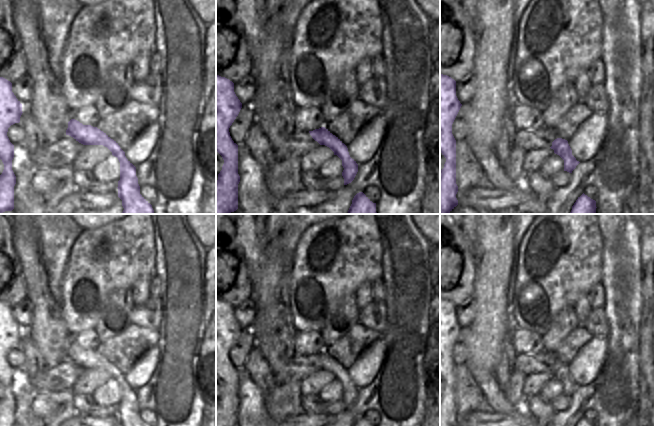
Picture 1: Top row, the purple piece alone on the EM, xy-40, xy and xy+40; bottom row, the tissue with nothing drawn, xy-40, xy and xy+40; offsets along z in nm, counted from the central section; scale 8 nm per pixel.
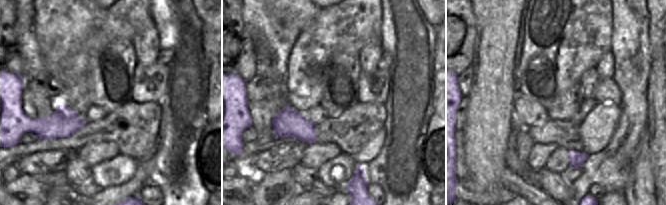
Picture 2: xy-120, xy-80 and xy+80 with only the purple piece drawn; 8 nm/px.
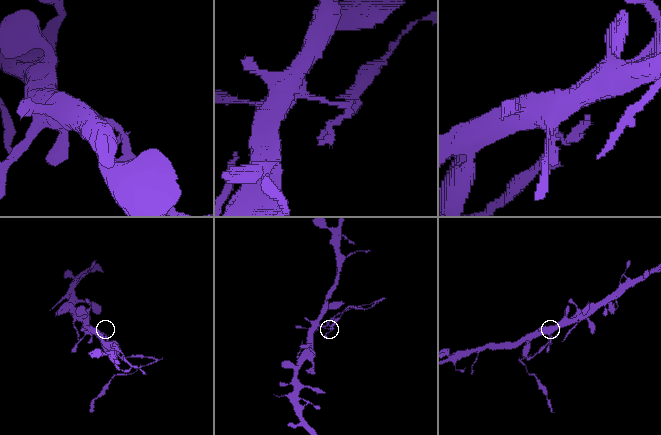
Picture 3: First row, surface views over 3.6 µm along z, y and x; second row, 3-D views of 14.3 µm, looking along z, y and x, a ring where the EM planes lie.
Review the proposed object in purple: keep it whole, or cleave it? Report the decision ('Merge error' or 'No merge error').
Merge error.

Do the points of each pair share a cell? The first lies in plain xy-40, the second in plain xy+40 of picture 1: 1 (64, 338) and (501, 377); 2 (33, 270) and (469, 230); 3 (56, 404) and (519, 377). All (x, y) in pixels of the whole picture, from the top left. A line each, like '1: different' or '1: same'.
1: same
2: same
3: same

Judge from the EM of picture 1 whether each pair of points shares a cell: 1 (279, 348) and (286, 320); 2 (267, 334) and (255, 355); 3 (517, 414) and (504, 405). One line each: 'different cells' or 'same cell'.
1: same cell
2: different cells
3: same cell

